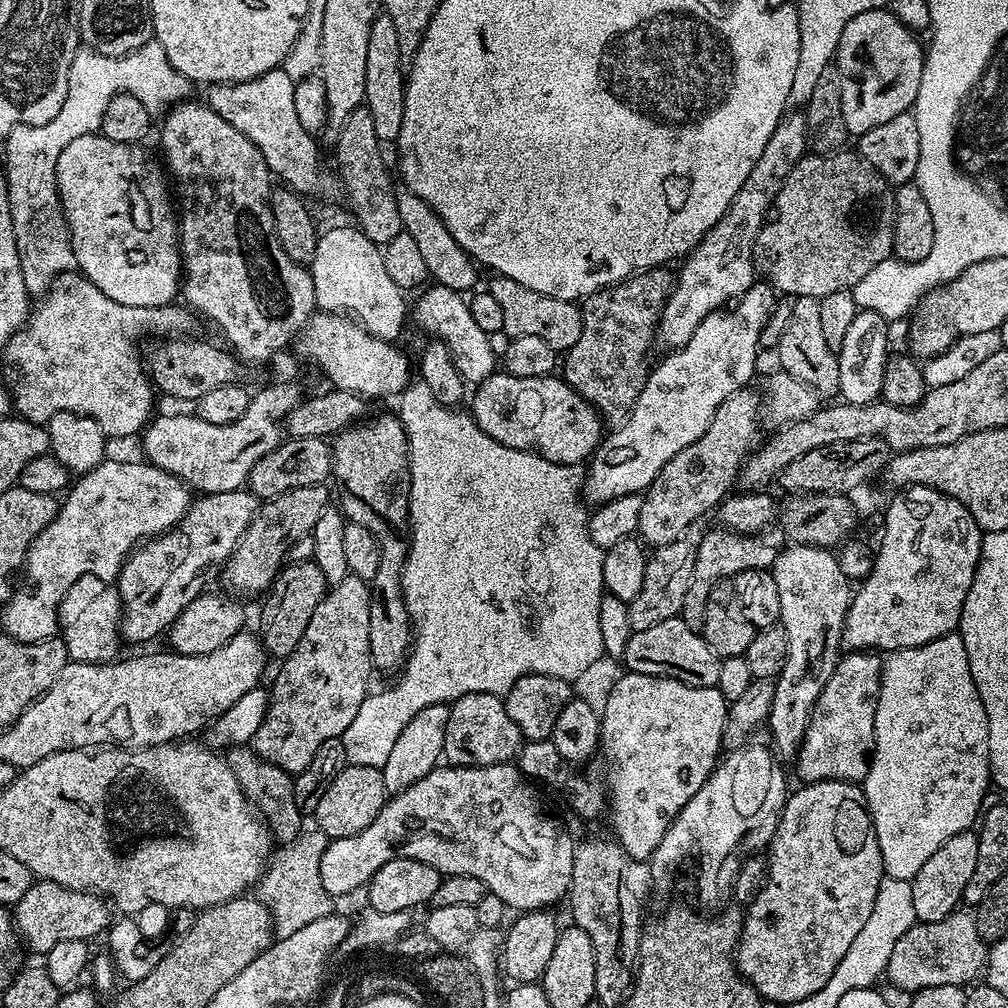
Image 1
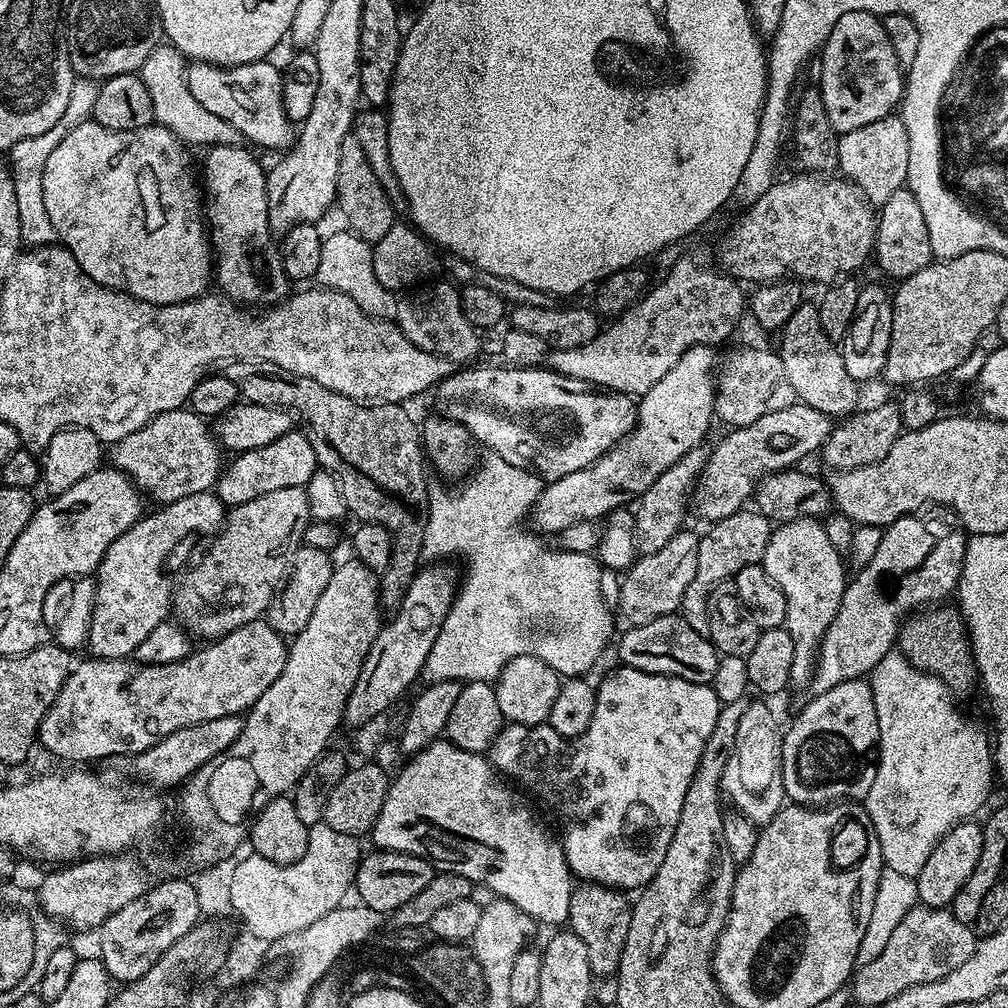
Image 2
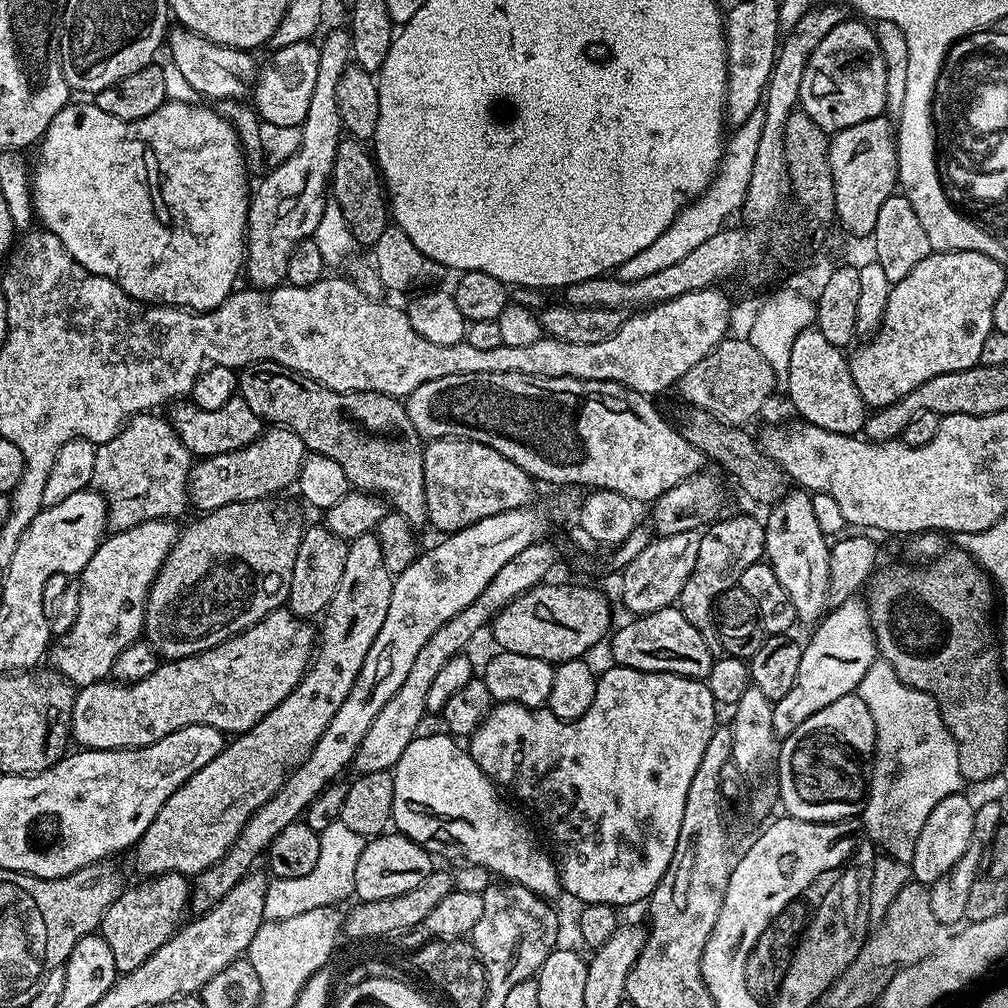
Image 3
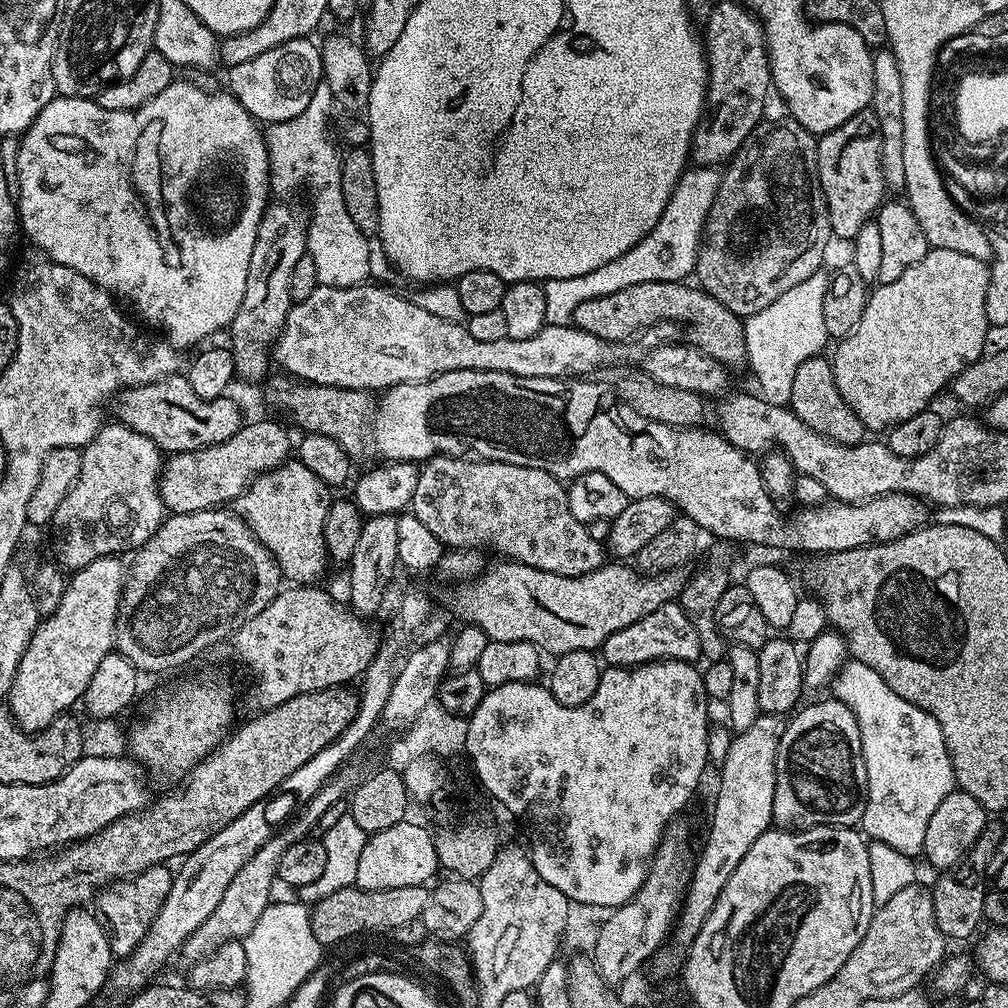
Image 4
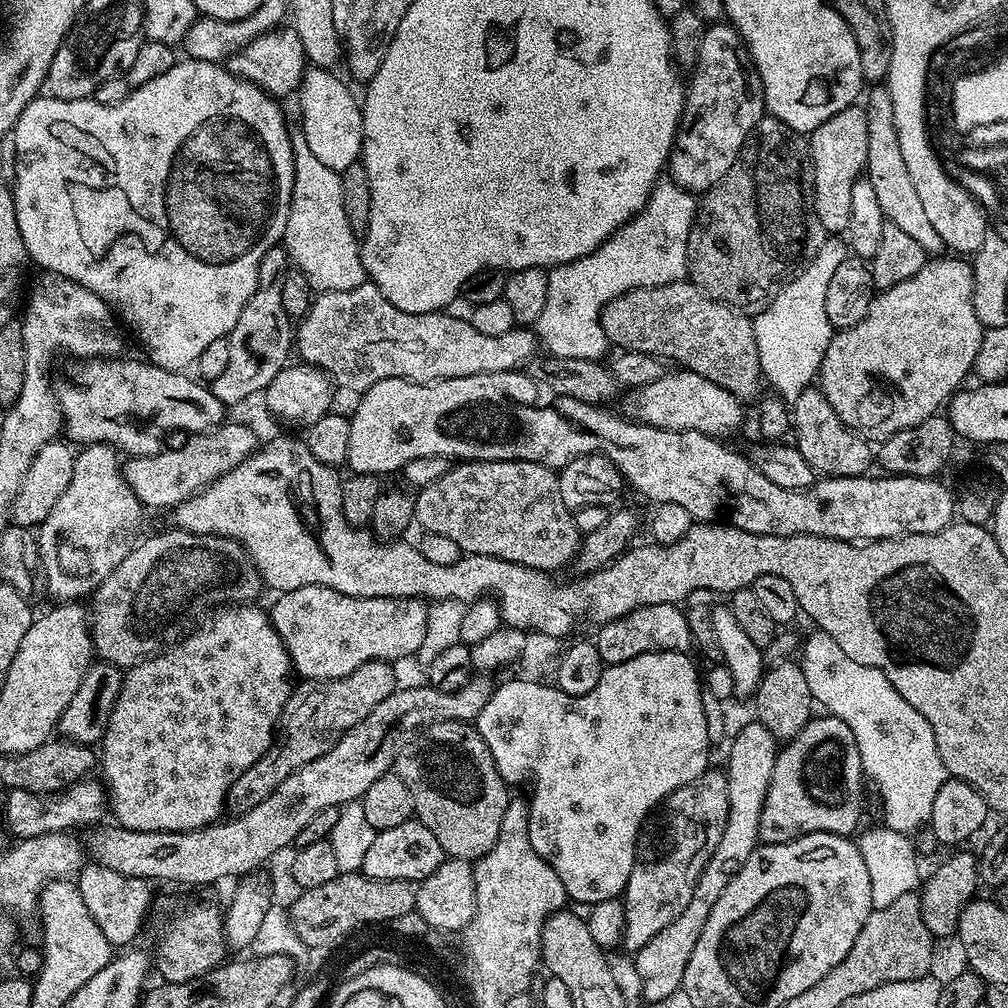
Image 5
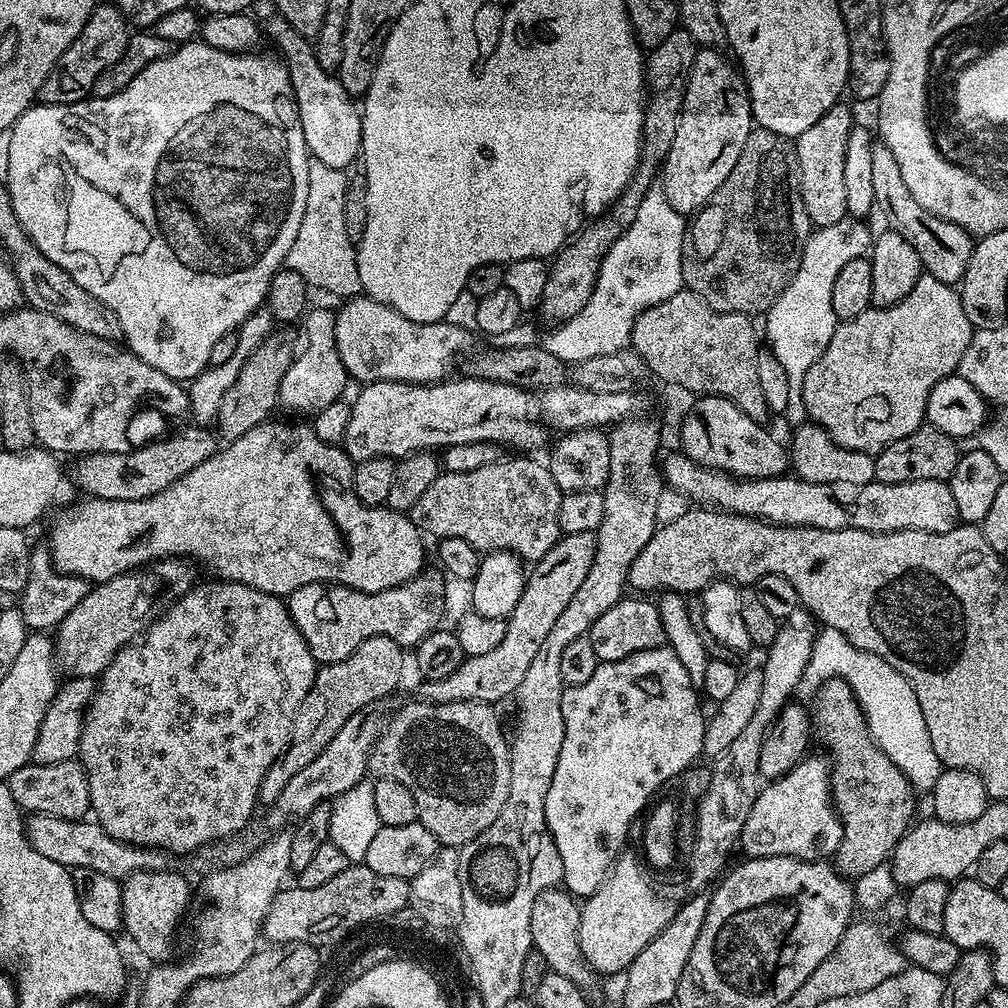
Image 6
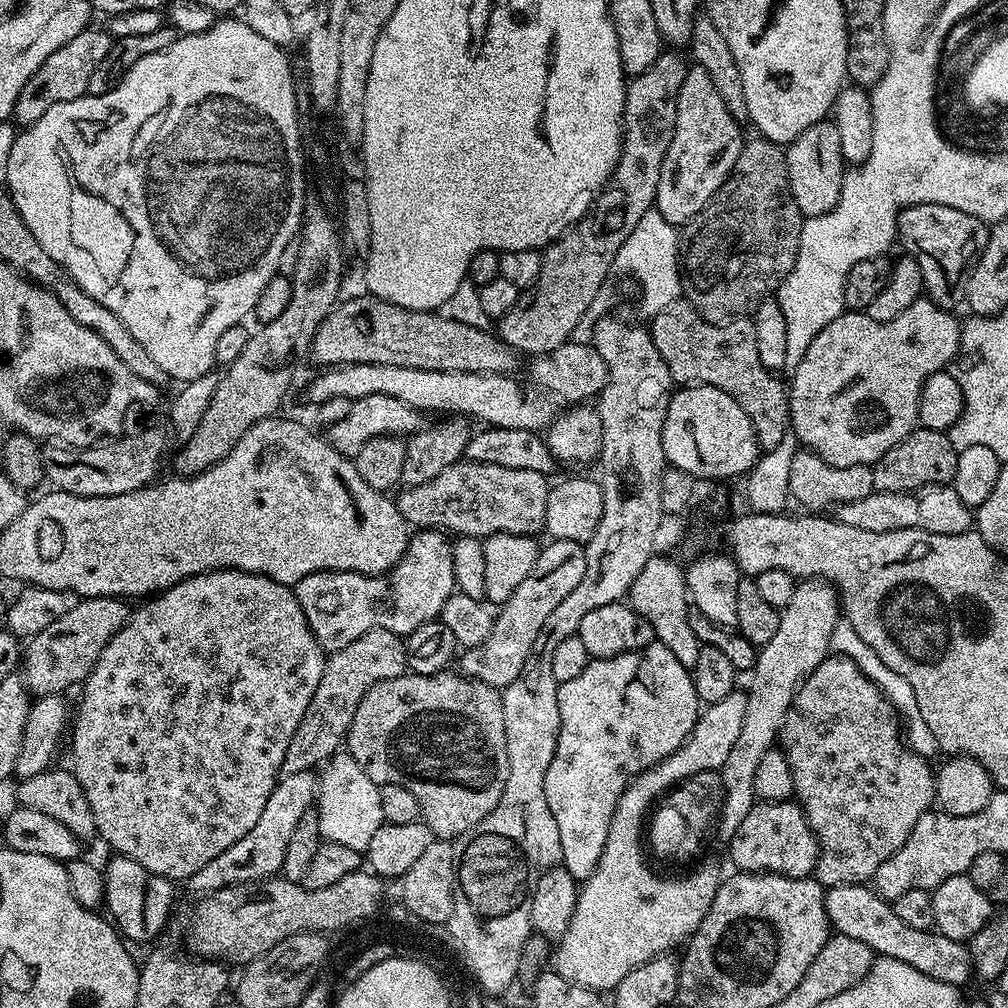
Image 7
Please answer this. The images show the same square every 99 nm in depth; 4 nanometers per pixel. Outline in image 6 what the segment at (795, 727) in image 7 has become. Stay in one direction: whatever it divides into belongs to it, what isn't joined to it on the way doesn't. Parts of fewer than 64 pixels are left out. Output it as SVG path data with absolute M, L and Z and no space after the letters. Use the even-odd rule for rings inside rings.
M828 680L819 685L815 692L816 712L814 708L811 713L814 736L828 747L827 755L830 757L832 769L832 802L836 806L836 813L840 816L844 831L842 842L834 854L834 867L841 876L855 878L870 874L870 870L875 868L885 867L892 851L896 849L897 842L908 833L914 823L912 815L916 812L918 792L912 787L906 774L902 774L902 770L898 770L898 766L894 766L894 762L890 762L890 758L886 758L886 754L874 742L864 711L860 709L856 695L844 680Z

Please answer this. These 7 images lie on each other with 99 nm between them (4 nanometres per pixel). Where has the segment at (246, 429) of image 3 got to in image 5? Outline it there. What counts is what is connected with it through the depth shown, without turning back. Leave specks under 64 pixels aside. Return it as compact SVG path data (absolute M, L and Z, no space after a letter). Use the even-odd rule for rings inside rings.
M123 357L84 358L72 372L69 380L55 385L56 402L60 406L62 428L69 441L77 440L77 445L111 444L121 453L134 456L153 456L162 450L160 439L164 432L184 432L199 434L220 427L225 419L226 406L214 398L211 387L183 371L171 372L156 364L140 360L124 360Z

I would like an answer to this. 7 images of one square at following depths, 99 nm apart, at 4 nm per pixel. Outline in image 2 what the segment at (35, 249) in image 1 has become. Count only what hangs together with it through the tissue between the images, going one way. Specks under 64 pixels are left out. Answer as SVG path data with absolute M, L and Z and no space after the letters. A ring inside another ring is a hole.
M167 42L161 43L150 54L150 58L146 58L138 75L146 82L146 88L150 90L150 98L154 102L155 123L171 130L179 140L184 141L185 145L215 146L233 143L234 133L230 122L218 118L218 114L210 114L210 110L204 109L196 101L194 94L190 94L186 57L177 48L173 48ZM77 79L76 84L70 90L70 106L66 106L66 114L62 114L60 121L50 130L46 130L46 134L26 138L10 150L14 194L18 197L18 222L22 225L22 241L25 245L50 244L57 239L54 222L50 222L50 213L46 211L46 202L42 198L42 174L46 170L46 158L50 158L50 150L54 150L54 146L62 142L62 138L70 129L91 117L96 89L97 85L93 81Z

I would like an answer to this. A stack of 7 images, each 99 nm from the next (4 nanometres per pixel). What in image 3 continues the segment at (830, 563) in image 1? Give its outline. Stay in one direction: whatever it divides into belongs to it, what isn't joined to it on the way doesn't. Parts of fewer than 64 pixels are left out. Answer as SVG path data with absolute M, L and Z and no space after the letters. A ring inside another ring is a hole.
M789 490L785 492L783 498L776 501L767 509L768 520L763 521L764 525L764 554L766 562L778 574L778 582L782 582L782 587L786 594L790 594L790 602L794 602L797 621L801 625L812 626L825 615L829 607L827 602L827 590L830 586L830 540L818 530L818 521L814 518L814 506L811 495L804 490Z

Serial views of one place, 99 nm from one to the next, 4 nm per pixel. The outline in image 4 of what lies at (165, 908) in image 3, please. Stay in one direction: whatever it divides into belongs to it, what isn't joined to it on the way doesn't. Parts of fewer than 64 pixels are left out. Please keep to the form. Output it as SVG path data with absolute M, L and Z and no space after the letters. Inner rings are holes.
M155 864L136 876L114 880L107 888L100 889L94 900L94 915L110 942L113 957L130 955L140 945L142 938L146 938L158 910L162 910L162 902L166 902L166 894L170 894L173 875L171 867L168 869L164 864Z

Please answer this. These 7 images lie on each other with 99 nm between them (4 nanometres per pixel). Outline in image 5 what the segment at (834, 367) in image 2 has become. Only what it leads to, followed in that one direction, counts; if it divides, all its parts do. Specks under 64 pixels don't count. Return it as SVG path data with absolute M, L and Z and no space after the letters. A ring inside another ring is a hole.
M810 386L806 390L802 390L802 394L796 400L791 401L790 428L794 436L796 432L794 446L802 454L802 458L806 458L806 462L810 462L810 466L821 477L862 476L871 469L868 467L874 464L873 445L844 425L842 418L838 418L838 414L834 414L834 406L830 406L830 402L826 402L826 394L822 394L819 387Z

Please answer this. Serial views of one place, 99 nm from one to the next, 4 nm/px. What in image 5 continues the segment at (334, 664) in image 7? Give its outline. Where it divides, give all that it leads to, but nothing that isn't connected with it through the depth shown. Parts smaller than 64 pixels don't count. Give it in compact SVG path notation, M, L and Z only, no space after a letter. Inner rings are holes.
M371 660L354 674L346 674L346 678L337 680L304 680L297 683L288 695L288 701L284 712L280 715L278 735L271 748L246 774L239 776L230 786L226 808L229 813L243 814L254 810L258 802L266 802L290 774L294 774L306 762L326 754L326 750L333 748L344 737L349 728L358 726L378 702L390 698L390 694L396 691L398 681L396 672L387 660Z

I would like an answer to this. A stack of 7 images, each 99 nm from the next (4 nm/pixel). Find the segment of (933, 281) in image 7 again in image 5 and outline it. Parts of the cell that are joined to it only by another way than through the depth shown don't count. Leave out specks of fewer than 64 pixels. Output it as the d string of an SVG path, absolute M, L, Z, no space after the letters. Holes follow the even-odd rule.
M872 86L867 89L866 100L867 96L868 101L863 105L868 119L864 172L870 186L874 186L874 194L878 198L878 206L882 206L885 221L910 234L910 238L914 238L914 242L918 242L926 254L943 253L945 246L942 237L928 220L926 210L922 210L922 198L918 190L914 190L914 182L910 182L910 170L906 170L906 158L902 158L902 150L898 146L898 126L894 126L894 104L890 102L888 89Z

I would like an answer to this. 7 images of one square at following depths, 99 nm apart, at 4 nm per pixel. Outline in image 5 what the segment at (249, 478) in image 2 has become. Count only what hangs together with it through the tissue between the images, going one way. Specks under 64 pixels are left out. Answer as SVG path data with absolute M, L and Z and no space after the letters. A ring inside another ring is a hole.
M221 423L220 427L192 434L181 448L165 447L153 456L134 456L122 464L124 481L134 490L145 509L168 508L175 510L182 502L225 476L247 456L257 451L256 432L244 424Z

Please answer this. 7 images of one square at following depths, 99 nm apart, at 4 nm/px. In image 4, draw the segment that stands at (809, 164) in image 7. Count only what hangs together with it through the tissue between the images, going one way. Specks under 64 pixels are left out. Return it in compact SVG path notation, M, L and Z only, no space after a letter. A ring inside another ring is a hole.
M865 110L854 114L854 118L817 139L816 173L826 198L833 237L837 241L855 241L858 230L875 217L886 200L882 178L882 130L873 112Z

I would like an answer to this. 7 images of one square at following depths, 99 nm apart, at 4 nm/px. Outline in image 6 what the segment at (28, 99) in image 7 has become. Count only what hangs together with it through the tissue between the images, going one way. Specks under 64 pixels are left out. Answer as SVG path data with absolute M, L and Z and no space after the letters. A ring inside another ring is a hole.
M110 2L97 3L92 9L92 17L86 26L82 26L82 34L70 42L62 58L58 58L54 70L50 70L46 82L42 82L39 103L77 104L79 100L89 99L94 82L98 82L98 74L122 58L122 50L126 50L129 35L130 24L124 13Z

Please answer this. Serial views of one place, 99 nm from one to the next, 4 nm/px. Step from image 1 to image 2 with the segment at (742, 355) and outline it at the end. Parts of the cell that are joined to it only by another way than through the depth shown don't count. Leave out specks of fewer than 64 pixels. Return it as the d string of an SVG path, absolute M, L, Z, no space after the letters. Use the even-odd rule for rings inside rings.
M695 344L693 348L686 350L686 354L682 354L682 358L674 362L674 367L662 379L654 382L646 395L639 397L636 424L620 443L615 444L606 455L590 466L574 470L574 474L566 474L541 487L540 497L530 513L531 523L536 523L535 527L541 533L555 534L566 530L566 526L574 526L574 522L599 521L615 508L631 505L671 464L678 462L678 458L686 455L691 448L701 447L705 443L704 435L707 434L708 427L714 424L718 368L716 352L715 347L707 344Z

